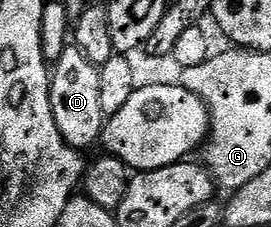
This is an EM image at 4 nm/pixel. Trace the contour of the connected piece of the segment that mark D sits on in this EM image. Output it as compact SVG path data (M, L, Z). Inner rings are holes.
M75 45L66 46L51 67L51 113L55 113L55 125L59 125L63 141L67 141L67 145L71 145L77 153L85 153L88 147L97 147L102 142L107 117L103 113L103 84L99 81L100 76L100 67L96 67Z

